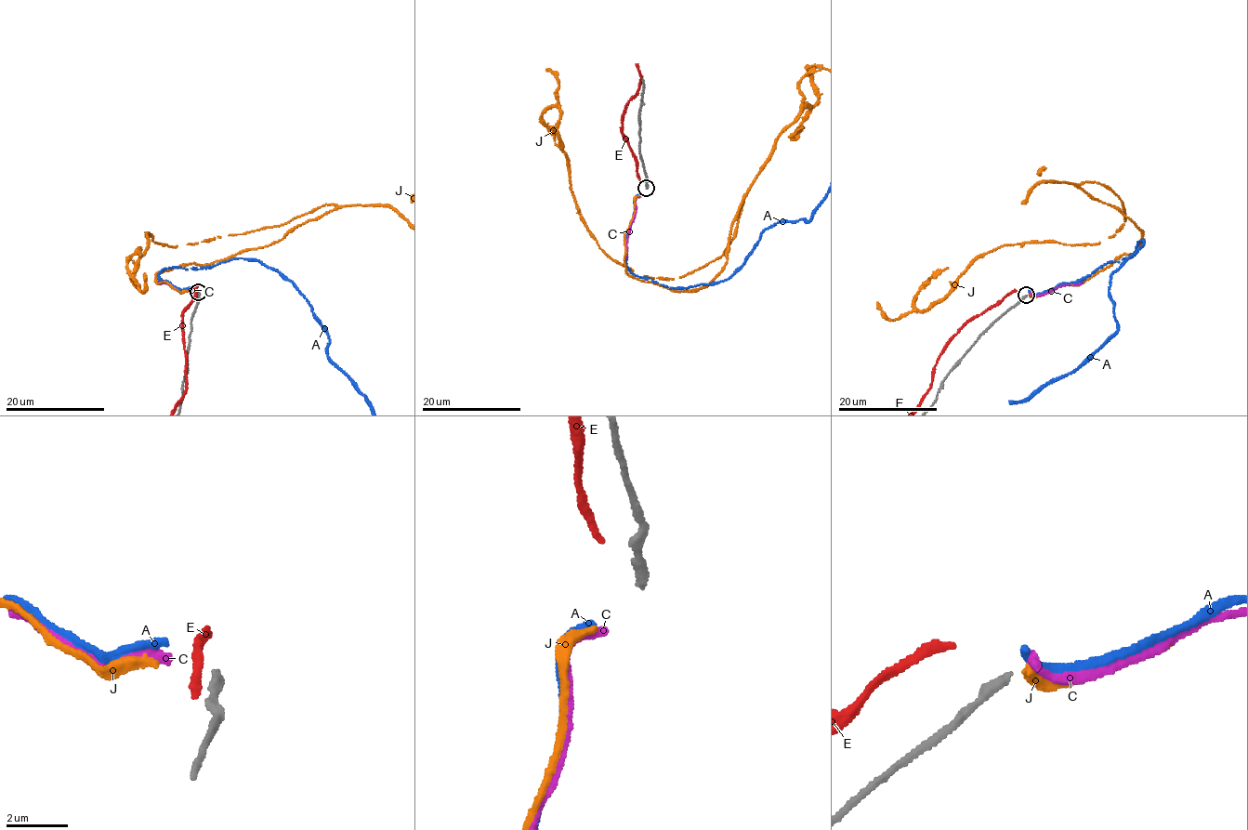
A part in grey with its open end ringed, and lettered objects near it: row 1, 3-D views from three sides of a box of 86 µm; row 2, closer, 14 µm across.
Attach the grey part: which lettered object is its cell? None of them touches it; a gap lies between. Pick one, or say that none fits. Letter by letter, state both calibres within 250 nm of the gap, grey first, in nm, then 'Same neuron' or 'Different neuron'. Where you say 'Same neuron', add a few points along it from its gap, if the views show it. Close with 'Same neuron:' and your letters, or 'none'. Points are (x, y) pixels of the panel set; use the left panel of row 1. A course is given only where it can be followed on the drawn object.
A: Thickness 320 nm (grey) against 240 nm. Different neuron
C: Thickness 320 nm (grey) against 340 nm. Different neuron
E: Thickness 320 nm (grey) against 260 nm. Different neuron
J: Thickness 320 nm (grey) against 280 nm. Same neuron. Its course: (190, 291), (155, 276), (279, 241), (334, 204), (176, 246), (148, 232), (137, 286), (126, 264), (140, 246)
Same neuron: J

